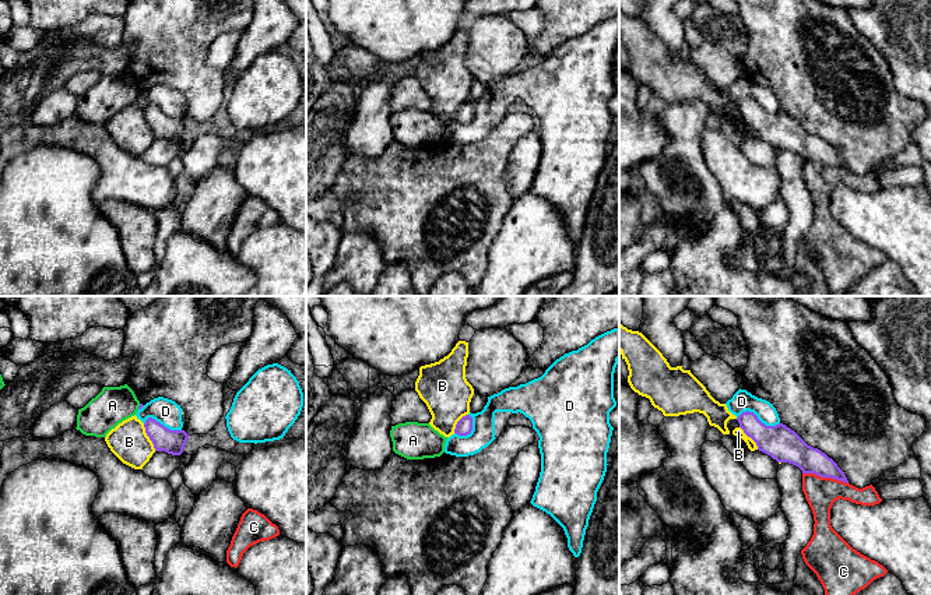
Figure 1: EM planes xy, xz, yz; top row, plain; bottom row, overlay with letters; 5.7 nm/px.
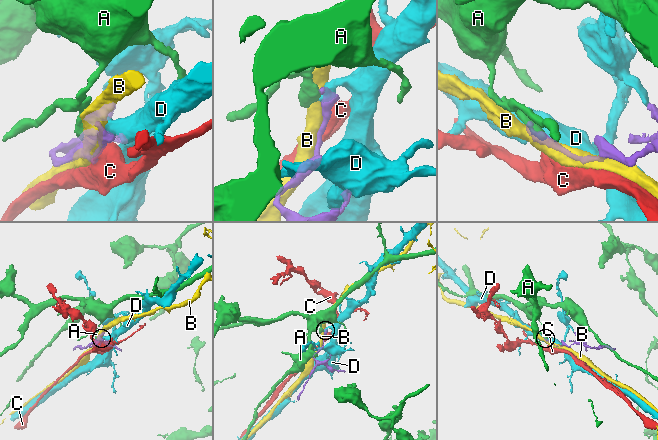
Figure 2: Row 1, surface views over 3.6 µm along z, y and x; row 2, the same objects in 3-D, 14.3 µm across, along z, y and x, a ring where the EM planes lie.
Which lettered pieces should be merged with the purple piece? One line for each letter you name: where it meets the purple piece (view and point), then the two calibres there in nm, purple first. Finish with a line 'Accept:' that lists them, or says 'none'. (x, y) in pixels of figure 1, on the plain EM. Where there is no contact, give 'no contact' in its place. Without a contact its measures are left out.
Accept: none

